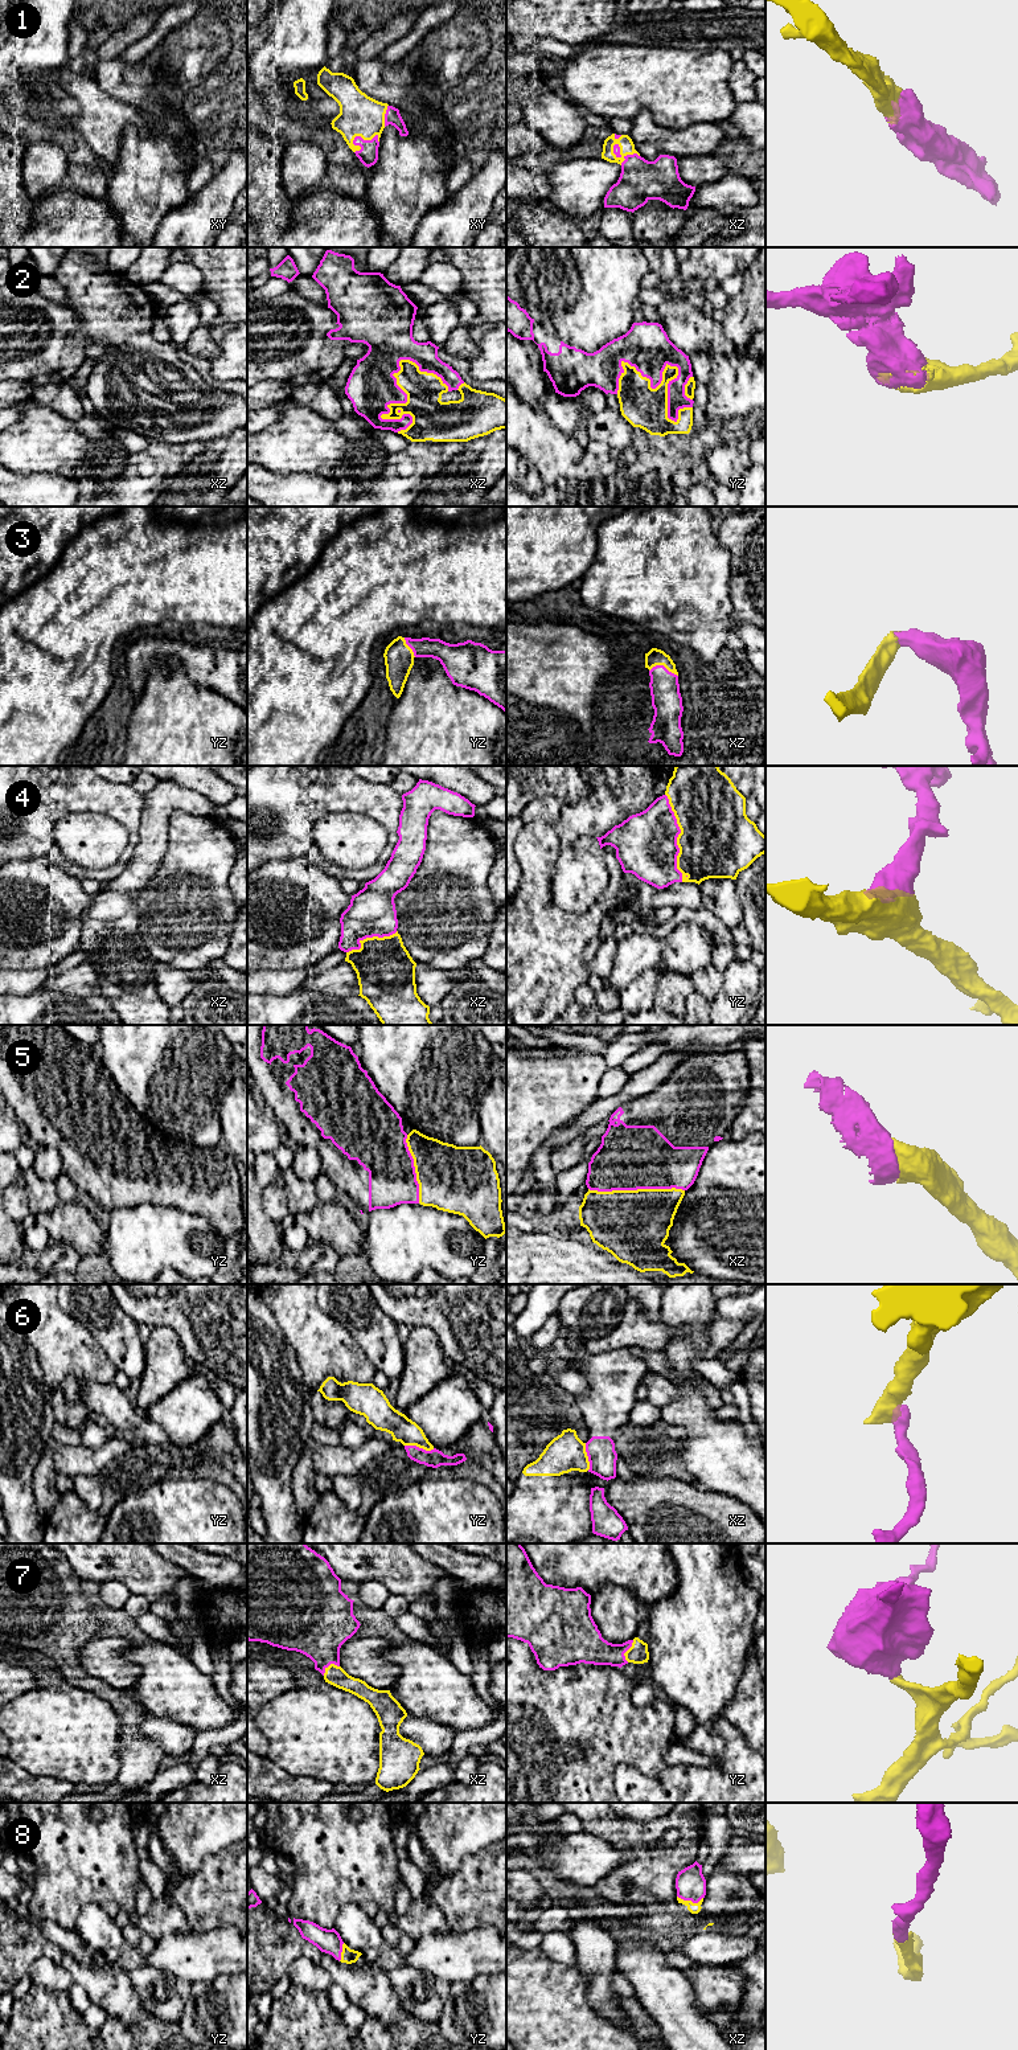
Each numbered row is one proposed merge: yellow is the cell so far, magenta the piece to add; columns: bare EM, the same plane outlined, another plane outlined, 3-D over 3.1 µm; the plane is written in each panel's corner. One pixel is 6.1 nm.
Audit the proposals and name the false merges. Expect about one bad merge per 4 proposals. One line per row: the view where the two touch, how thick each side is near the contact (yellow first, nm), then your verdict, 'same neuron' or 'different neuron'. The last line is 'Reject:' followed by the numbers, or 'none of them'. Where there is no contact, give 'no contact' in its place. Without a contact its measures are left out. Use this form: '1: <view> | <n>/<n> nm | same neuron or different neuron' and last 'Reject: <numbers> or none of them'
1: xy | 260/120 nm | same neuron
2: yz | 190/280 nm | same neuron
3: xz | 100/190 nm | same neuron
4: yz | 460/380 nm | same neuron
5: xz | 440/400 nm | same neuron
6: yz | 150/110 nm | different neuron
7: yz | 120/200 nm | same neuron
8: xz | 60/190 nm | same neuron
Reject: 6

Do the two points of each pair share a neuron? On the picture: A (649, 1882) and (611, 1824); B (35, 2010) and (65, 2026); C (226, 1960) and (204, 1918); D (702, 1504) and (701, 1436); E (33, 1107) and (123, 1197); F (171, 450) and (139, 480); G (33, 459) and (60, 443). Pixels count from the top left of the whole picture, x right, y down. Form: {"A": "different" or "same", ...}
{"A": "same", "B": "same", "C": "different", "D": "different", "E": "same", "F": "same", "G": "same"}

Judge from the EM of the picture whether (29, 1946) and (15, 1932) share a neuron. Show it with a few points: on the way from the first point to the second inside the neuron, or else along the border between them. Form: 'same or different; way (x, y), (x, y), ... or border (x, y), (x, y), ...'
same; way (24, 1946), (15, 1938)

